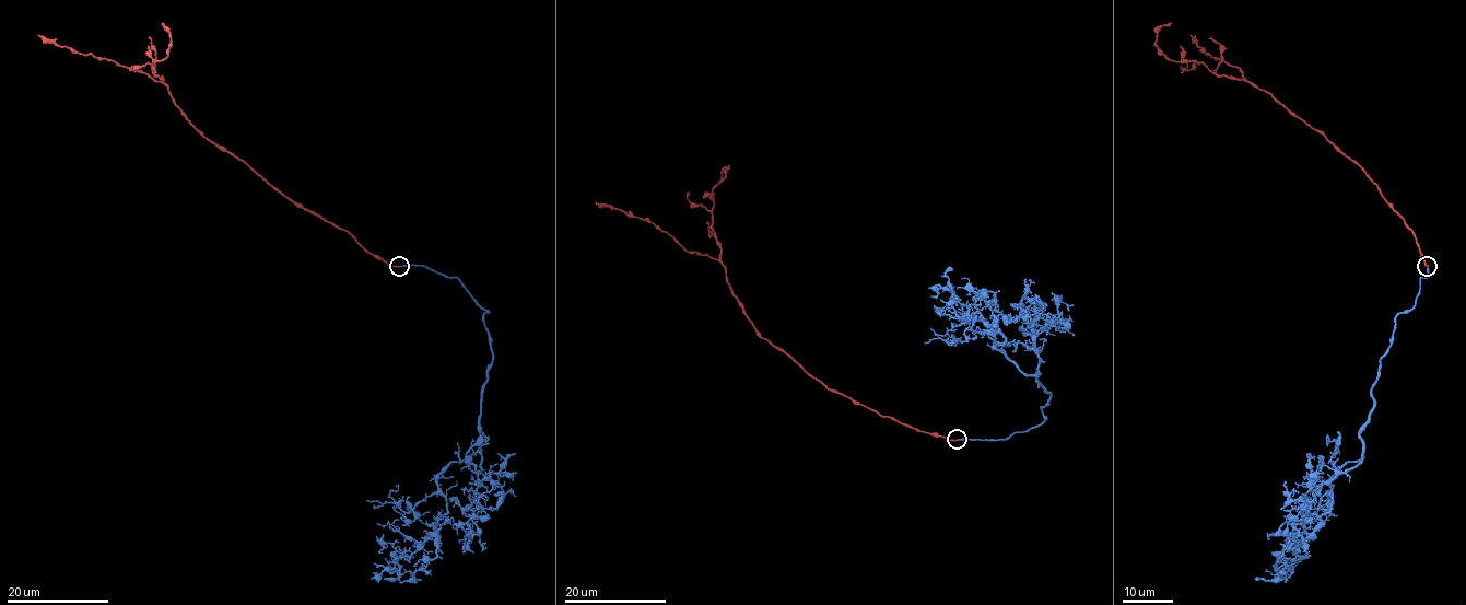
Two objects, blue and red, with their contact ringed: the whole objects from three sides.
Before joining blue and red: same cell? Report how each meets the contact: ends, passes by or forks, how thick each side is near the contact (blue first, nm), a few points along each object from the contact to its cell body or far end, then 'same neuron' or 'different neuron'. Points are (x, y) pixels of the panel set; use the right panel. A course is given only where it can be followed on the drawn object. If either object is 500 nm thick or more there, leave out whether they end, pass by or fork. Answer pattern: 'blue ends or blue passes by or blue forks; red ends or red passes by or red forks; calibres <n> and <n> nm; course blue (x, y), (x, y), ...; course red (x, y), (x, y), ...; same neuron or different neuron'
blue ends; red ends; calibres 200 and 260 nm; course blue (1427, 266), (1380, 360), (1363, 455), (1330, 480), (1332, 508), (1296, 549), (1305, 556), (1256, 580); course red (1427, 266), (1410, 230), (1355, 161), (1247, 81), (1239, 69), (1205, 53), (1191, 34); same neuron

